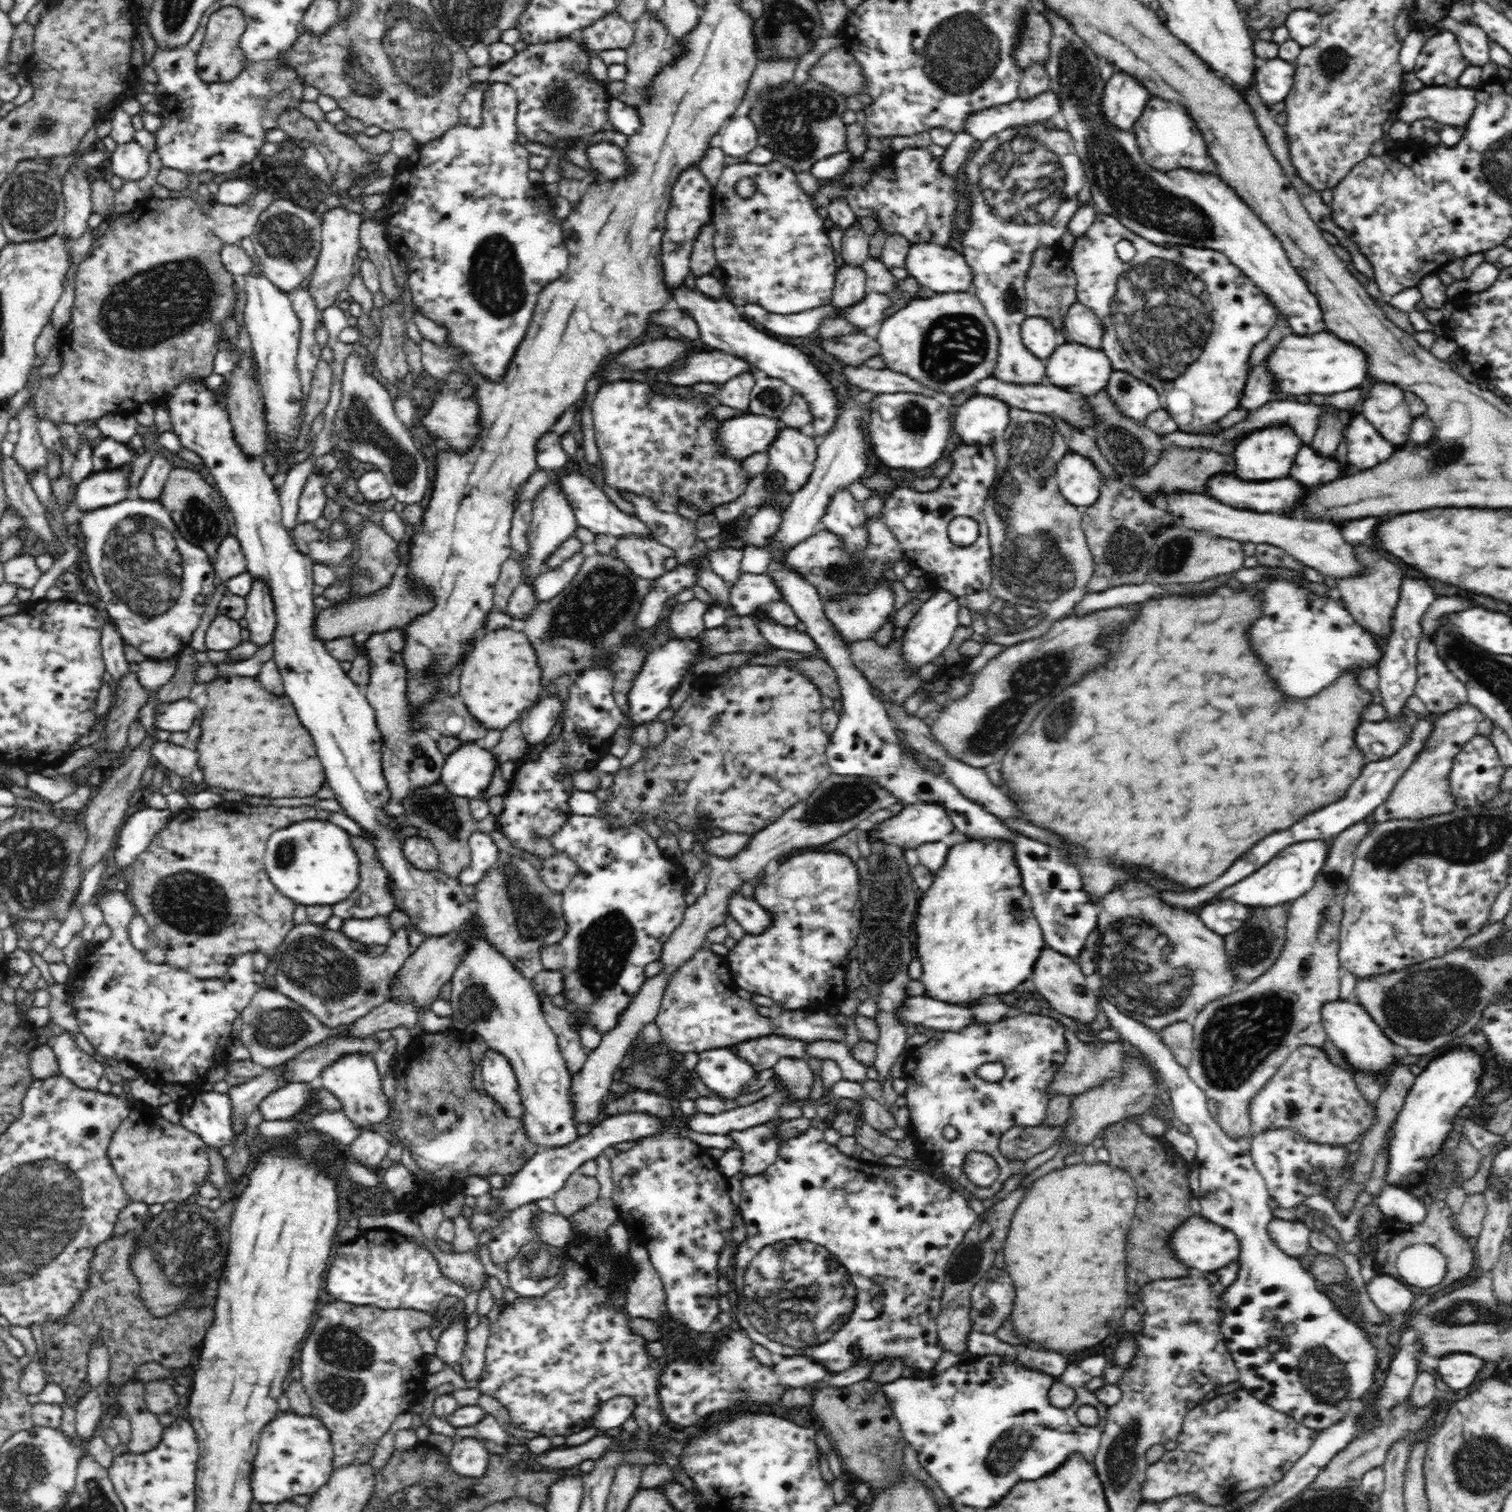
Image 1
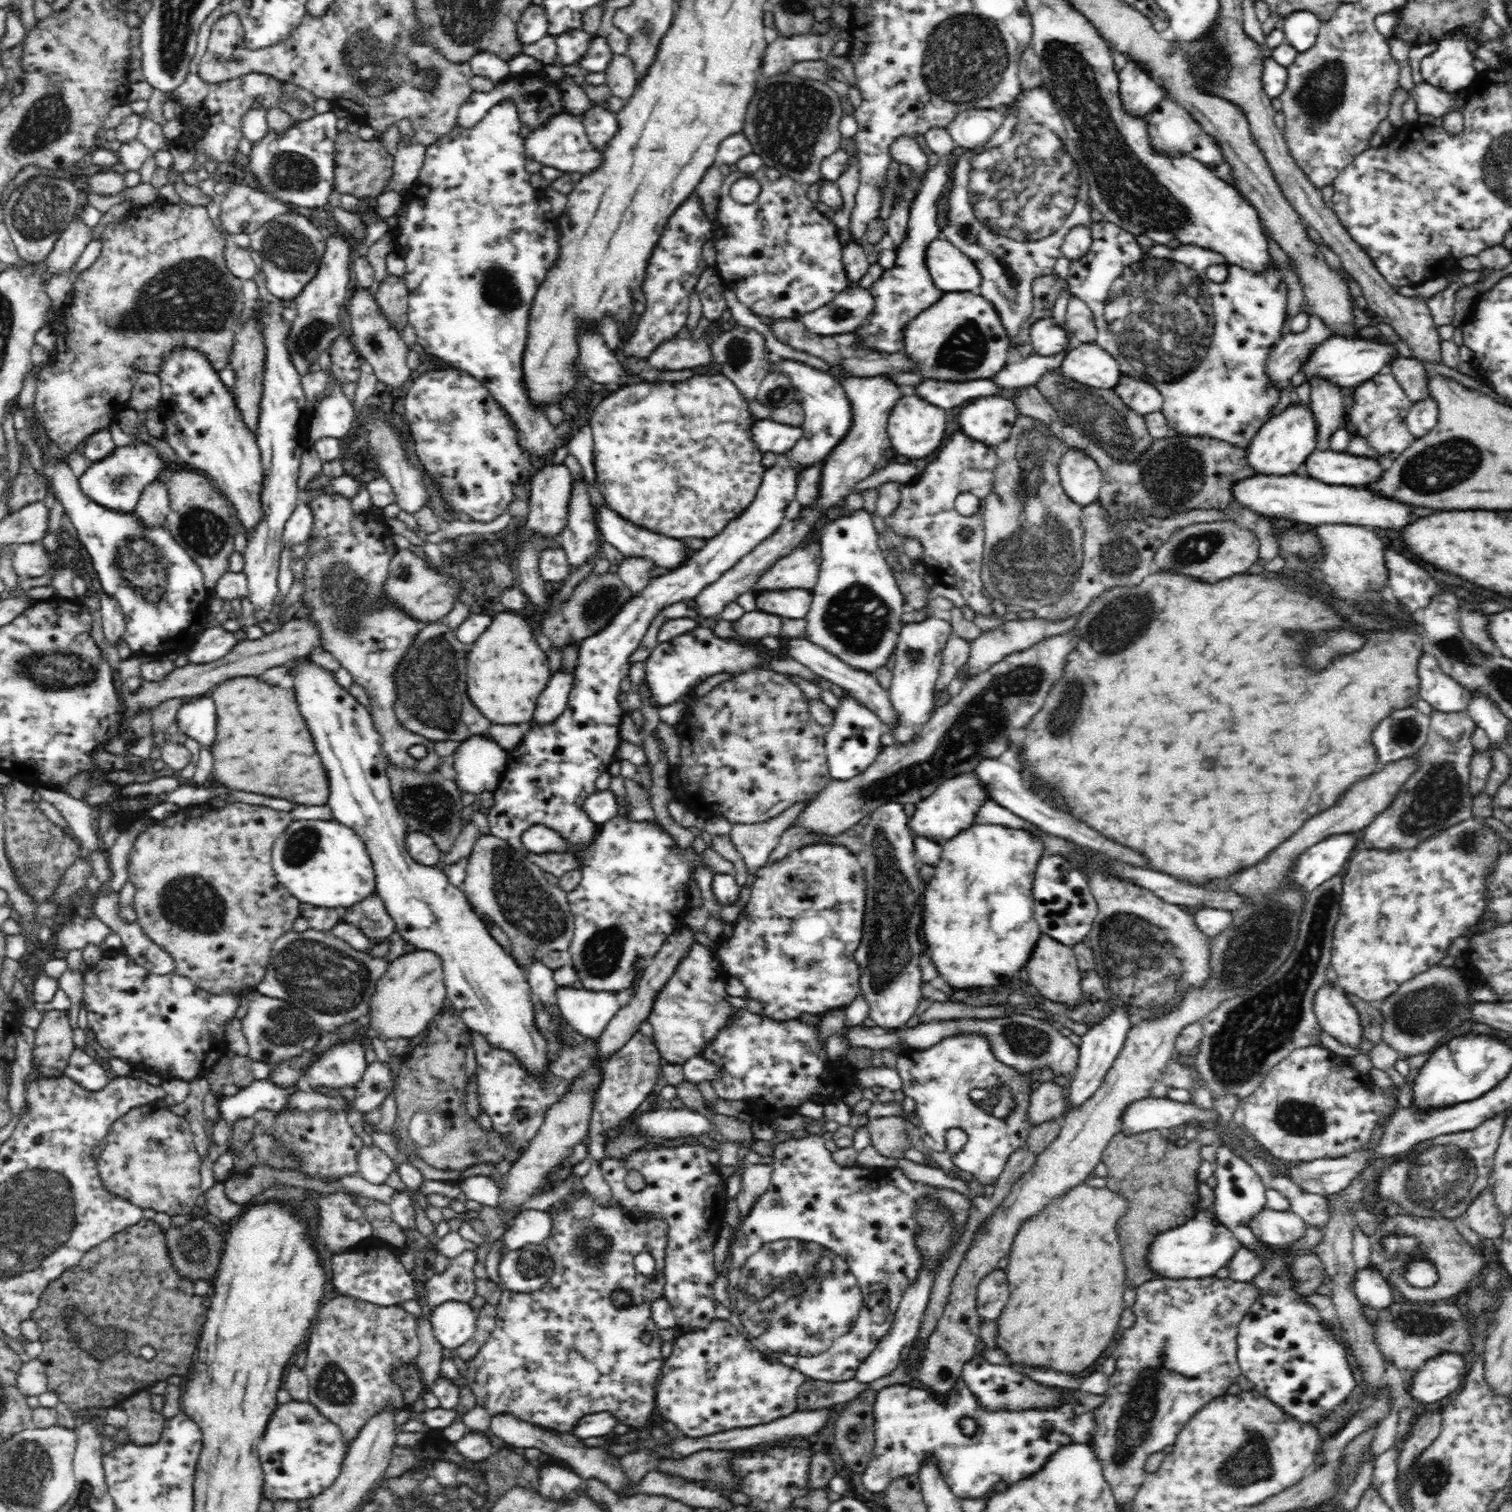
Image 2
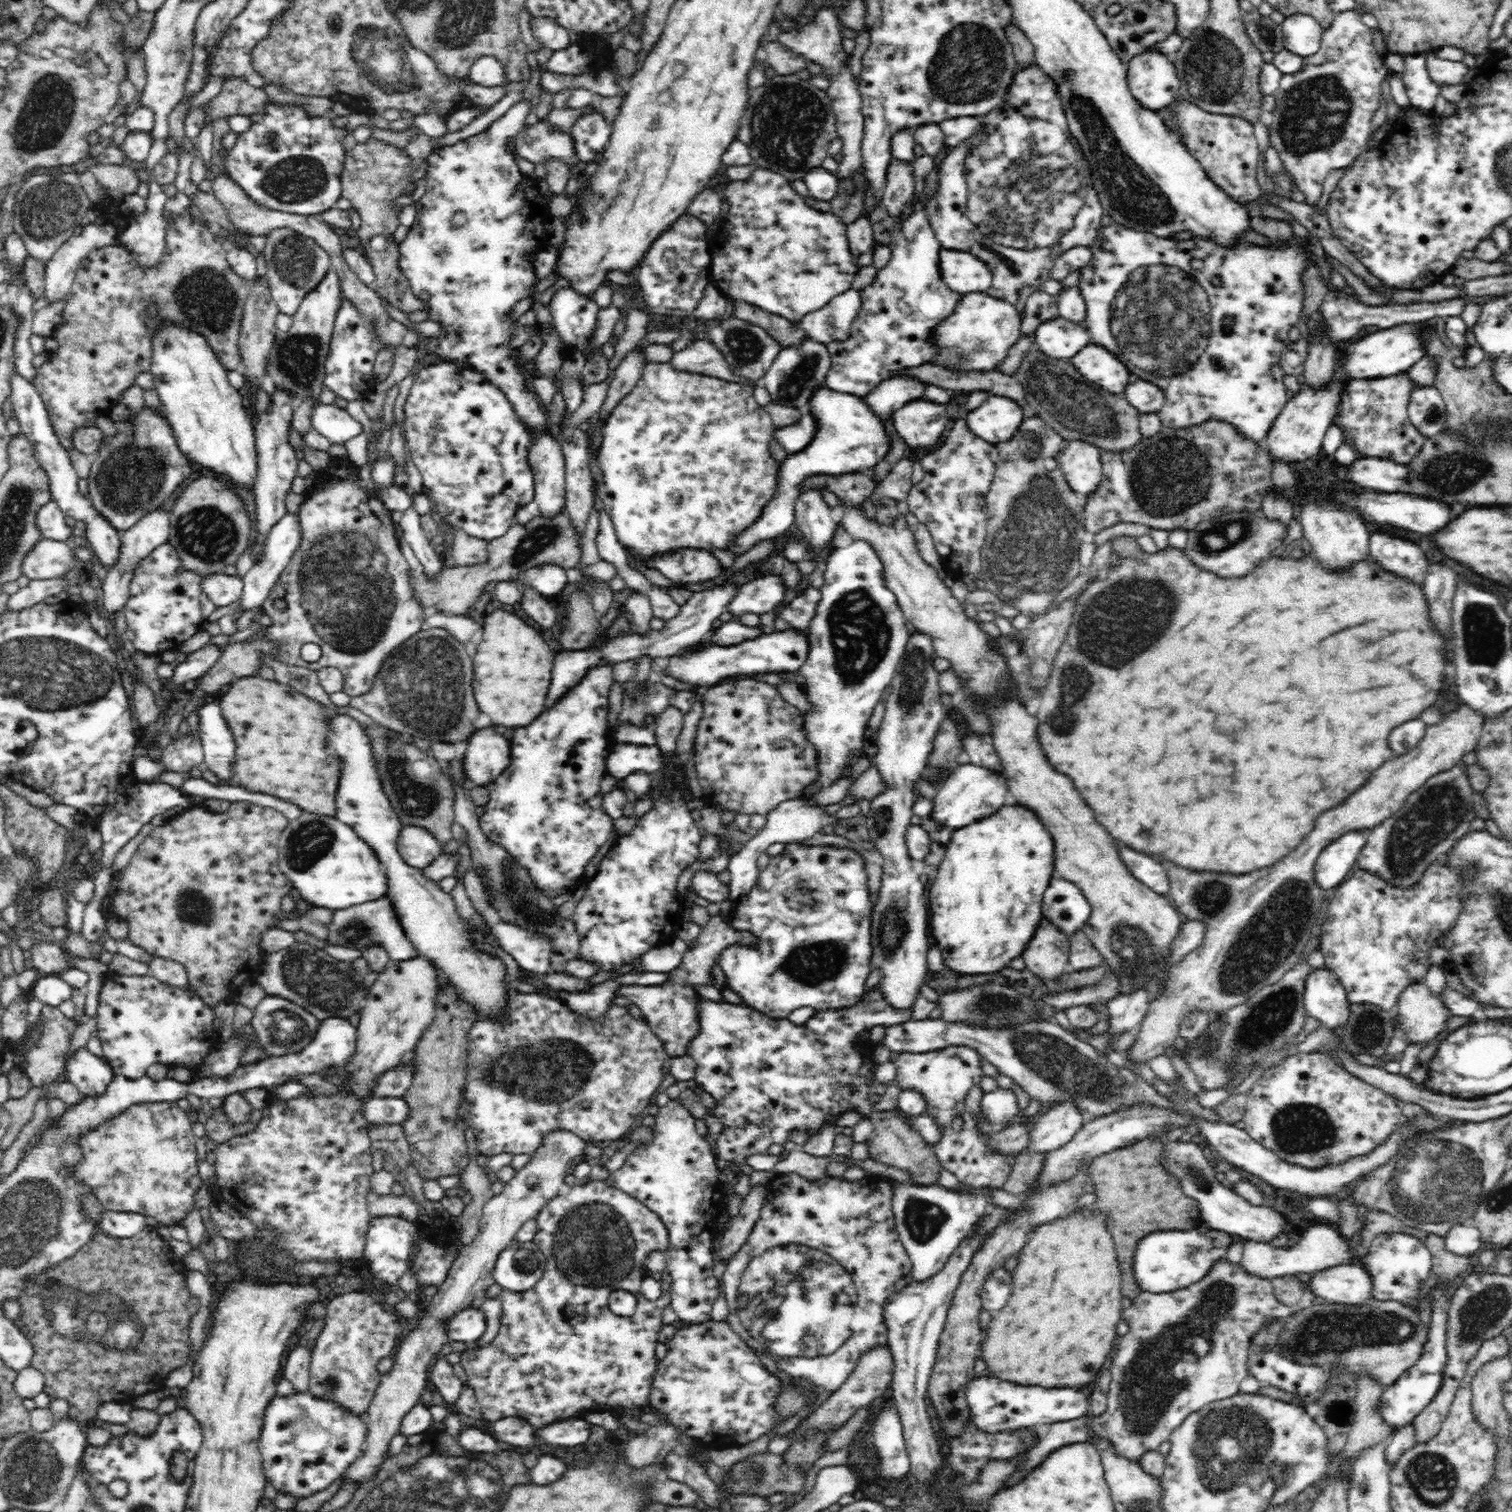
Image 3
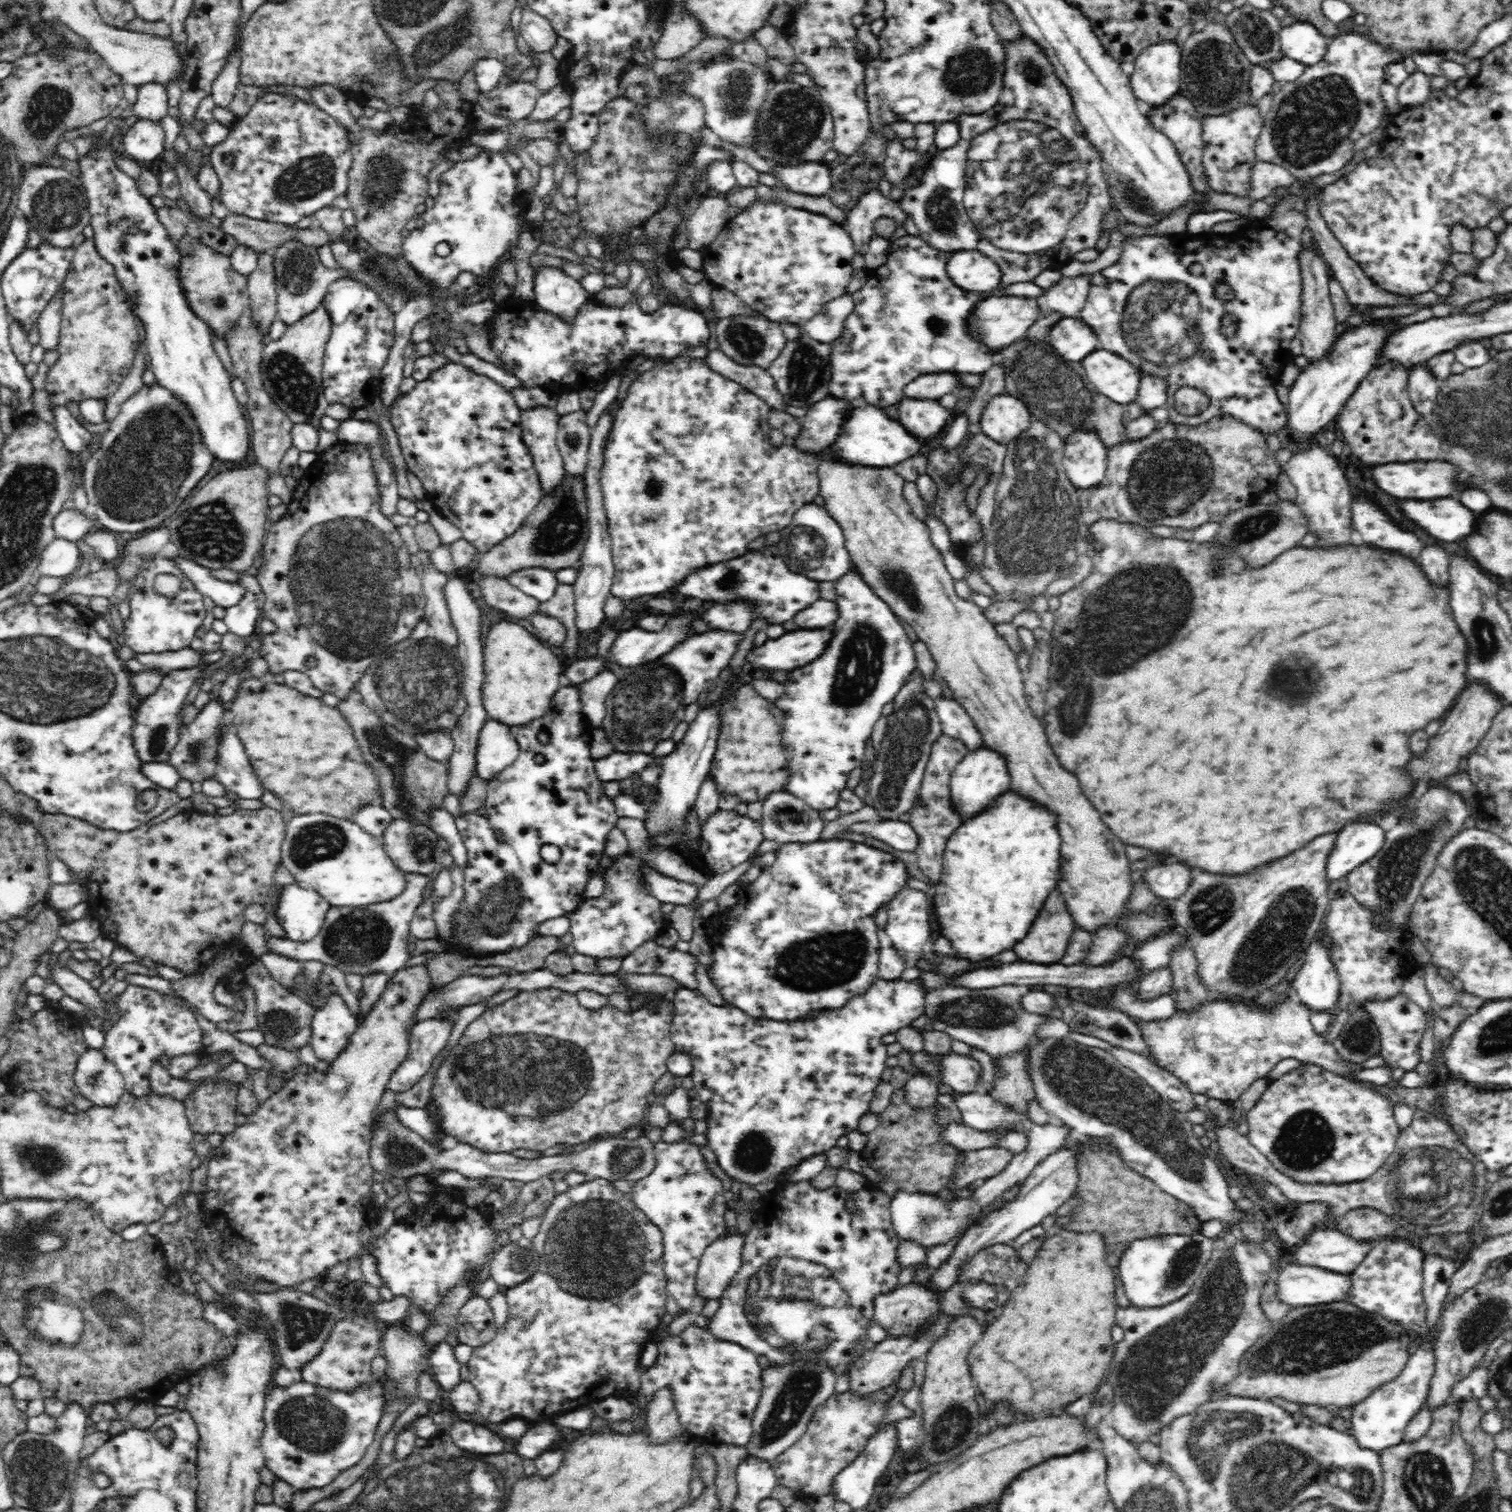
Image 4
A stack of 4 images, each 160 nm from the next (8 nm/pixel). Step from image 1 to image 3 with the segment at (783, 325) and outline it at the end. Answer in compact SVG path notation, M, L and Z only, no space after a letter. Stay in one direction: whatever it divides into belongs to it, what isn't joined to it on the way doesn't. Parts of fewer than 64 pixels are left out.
M851 288L832 298L820 310L803 316L798 325L813 341L825 345L832 341L846 340L861 306L860 291Z

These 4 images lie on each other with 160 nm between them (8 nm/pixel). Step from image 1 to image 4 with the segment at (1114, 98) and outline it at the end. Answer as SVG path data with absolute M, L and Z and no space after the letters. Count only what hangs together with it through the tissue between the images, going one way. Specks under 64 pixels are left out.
M1166 41L1144 48L1142 53L1134 60L1134 74L1130 77L1131 88L1136 98L1145 102L1145 106L1159 107L1166 104L1174 95L1179 93L1182 75L1182 54L1181 48L1174 41Z

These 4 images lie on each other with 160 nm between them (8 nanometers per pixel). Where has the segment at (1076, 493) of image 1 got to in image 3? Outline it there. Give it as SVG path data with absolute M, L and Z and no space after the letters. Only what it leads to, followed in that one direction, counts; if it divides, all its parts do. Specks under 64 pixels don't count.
M1070 441L1058 457L1071 490L1079 495L1091 496L1097 492L1102 480L1102 450L1092 443Z

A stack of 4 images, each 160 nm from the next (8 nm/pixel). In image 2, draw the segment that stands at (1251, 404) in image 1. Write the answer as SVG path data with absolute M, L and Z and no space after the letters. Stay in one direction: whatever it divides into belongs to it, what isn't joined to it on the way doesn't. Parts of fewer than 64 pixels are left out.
M1312 315L1310 326L1304 332L1287 333L1280 337L1266 360L1266 373L1274 387L1282 390L1290 384L1291 378L1302 369L1310 352L1314 352L1314 348L1327 337L1334 335L1334 331L1320 317Z

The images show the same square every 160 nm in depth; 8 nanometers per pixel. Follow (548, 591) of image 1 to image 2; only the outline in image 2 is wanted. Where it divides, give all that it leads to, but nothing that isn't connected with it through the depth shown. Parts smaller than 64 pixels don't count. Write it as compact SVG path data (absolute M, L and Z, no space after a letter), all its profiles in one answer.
M584 478L575 480L568 522L566 528L556 537L558 545L566 552L569 573L586 564L597 553L600 546L598 536L587 482Z

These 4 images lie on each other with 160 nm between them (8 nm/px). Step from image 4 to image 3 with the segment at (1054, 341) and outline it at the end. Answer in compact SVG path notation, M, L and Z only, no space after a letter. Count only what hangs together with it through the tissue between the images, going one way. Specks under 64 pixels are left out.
M1060 316L1042 322L1034 333L1035 348L1055 359L1070 361L1090 343L1084 324Z

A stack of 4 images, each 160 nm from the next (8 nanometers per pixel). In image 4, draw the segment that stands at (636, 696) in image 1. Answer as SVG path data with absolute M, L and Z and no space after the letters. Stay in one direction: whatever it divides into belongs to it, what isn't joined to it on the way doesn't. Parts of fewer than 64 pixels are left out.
M830 628L824 630L796 630L778 640L768 640L760 648L752 648L747 660L759 675L776 670L791 671L816 660L830 640Z

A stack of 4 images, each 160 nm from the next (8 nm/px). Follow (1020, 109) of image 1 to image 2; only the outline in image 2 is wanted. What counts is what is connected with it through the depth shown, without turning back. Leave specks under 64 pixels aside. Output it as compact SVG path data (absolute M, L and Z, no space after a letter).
M1016 101L997 109L970 109L959 112L950 122L947 131L952 136L956 146L965 149L981 148L1002 126L1006 110L1015 104Z

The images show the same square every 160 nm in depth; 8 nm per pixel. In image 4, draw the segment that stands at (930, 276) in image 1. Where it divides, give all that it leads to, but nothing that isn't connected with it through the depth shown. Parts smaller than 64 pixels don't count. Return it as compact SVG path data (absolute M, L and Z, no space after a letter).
M976 250L953 252L946 262L946 272L956 287L968 292L989 293L1003 279L998 264Z

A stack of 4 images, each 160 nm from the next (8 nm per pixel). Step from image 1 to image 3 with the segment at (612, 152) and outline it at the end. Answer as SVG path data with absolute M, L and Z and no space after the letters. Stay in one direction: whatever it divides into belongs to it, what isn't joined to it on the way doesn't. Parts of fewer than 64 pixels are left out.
M541 119L526 126L515 138L518 155L534 165L546 159L558 159L570 167L579 161L571 133L556 131L550 123L544 123Z

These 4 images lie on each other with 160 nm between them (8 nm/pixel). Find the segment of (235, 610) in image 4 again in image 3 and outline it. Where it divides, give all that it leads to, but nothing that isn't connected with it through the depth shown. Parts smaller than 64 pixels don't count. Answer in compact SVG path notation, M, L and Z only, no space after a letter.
M288 513L282 520L278 520L277 524L274 524L274 528L265 538L264 550L262 550L260 560L255 562L254 566L243 577L243 593L240 598L241 610L260 608L264 603L267 603L267 596L270 594L271 588L275 585L280 573L290 564L296 550L300 548L301 536L298 514Z

